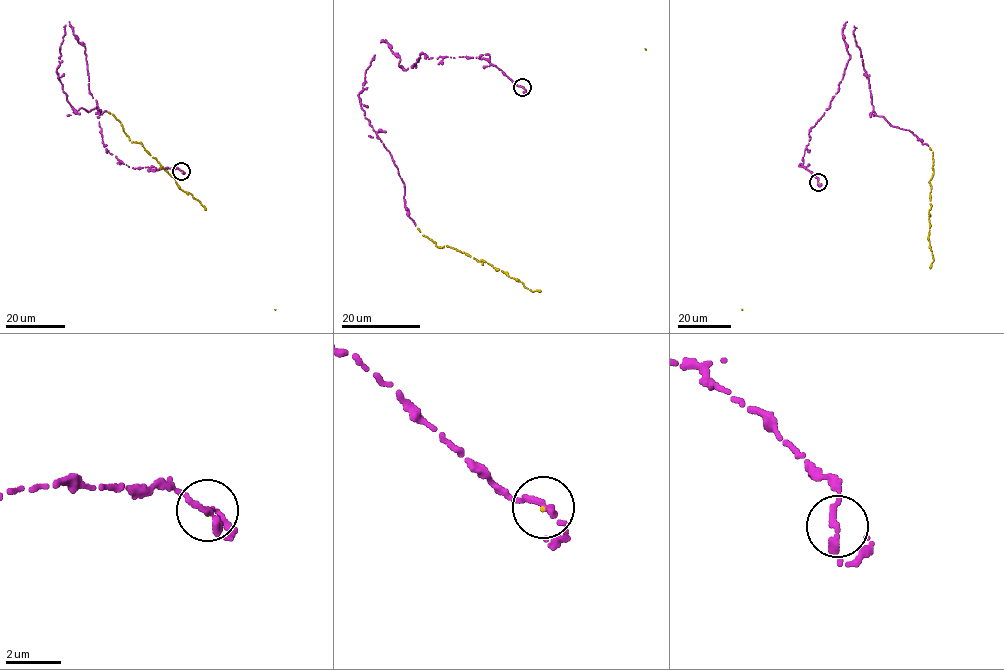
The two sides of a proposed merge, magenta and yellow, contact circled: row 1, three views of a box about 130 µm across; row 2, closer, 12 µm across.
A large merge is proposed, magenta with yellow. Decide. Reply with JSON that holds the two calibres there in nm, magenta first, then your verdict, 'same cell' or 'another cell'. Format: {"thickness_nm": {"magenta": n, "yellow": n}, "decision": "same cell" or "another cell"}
{"thickness_nm": {"magenta": 260, "yellow": 50}, "decision": "same cell"}

